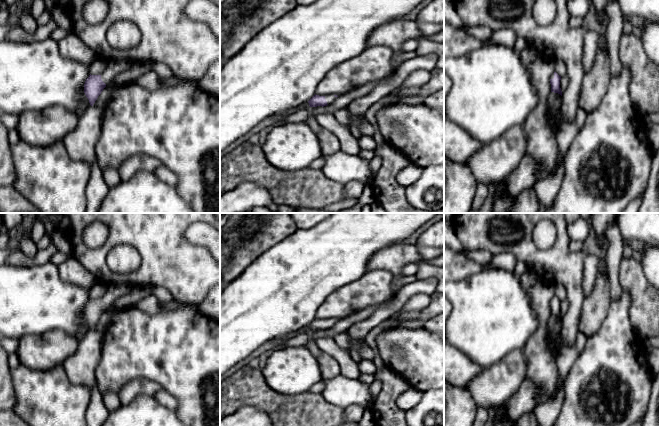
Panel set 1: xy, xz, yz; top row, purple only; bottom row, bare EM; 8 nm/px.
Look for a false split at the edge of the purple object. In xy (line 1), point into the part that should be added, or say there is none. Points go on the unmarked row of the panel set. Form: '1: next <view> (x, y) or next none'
1: next xy (113, 292)

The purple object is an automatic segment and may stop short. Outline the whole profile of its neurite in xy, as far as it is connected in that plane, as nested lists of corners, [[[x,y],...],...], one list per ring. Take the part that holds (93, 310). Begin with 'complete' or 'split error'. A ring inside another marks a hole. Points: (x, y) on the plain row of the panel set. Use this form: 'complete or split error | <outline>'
split error | [[[121,283],[106,286],[105,294],[100,299],[89,299],[84,308],[84,317],[91,330],[95,327],[106,308],[111,303],[132,290],[129,284]]]

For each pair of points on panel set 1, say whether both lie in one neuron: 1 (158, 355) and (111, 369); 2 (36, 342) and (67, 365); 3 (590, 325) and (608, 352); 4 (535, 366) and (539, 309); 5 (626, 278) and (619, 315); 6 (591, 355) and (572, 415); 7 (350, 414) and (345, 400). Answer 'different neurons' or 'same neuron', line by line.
1: same neuron
2: different neurons
3: different neurons
4: same neuron
5: different neurons
6: same neuron
7: different neurons

